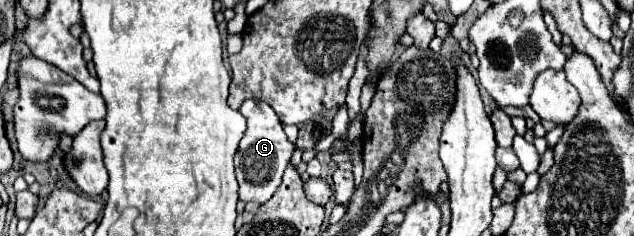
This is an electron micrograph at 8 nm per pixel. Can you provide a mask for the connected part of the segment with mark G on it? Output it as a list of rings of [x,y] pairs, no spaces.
[[[246,99],[240,107],[240,113],[248,119],[248,129],[240,141],[240,147],[236,151],[234,163],[236,163],[236,177],[240,183],[240,199],[244,203],[258,203],[262,205],[268,201],[274,191],[278,189],[282,181],[282,173],[294,153],[294,143],[288,141],[282,123],[274,109],[258,99]]]

